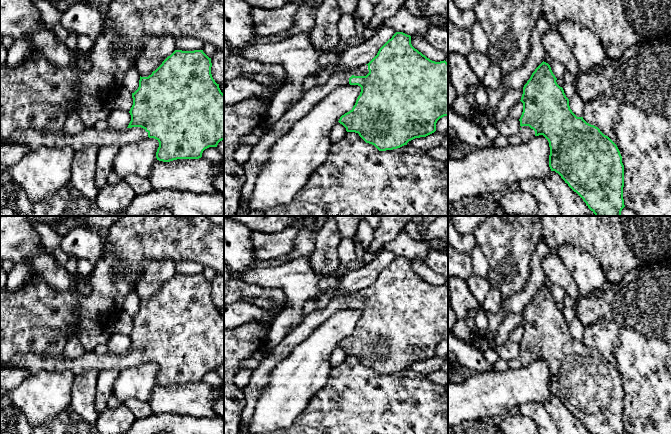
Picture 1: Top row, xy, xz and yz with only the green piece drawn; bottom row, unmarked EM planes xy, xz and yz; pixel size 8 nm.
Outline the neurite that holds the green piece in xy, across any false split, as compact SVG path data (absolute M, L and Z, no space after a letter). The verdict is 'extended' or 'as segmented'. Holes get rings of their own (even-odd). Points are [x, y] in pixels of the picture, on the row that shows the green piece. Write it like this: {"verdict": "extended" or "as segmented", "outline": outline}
{"verdict": "extended", "outline": "M175 50L148 77L141 77L138 89L132 93L131 121L123 130L85 129L71 135L37 128L15 131L0 143L19 143L35 151L41 146L70 146L76 152L88 146L123 146L148 138L159 142L156 158L170 162L177 159L199 159L209 147L224 140L224 94L211 74L211 58L203 50Z"}

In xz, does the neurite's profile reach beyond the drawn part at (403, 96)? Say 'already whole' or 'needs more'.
needs more

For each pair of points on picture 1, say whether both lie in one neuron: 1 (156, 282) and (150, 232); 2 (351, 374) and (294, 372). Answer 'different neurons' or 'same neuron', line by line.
1: different neurons
2: different neurons

